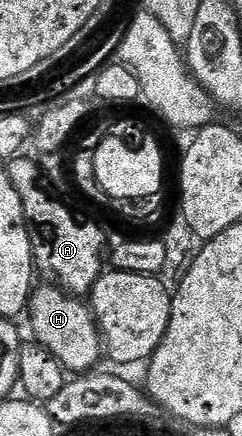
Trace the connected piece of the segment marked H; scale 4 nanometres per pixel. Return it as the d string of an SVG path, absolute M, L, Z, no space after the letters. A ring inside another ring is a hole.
M42 284L35 288L28 306L28 318L34 328L33 340L56 355L63 369L71 374L82 375L93 370L97 366L94 364L104 357L104 342L91 306L57 284Z

